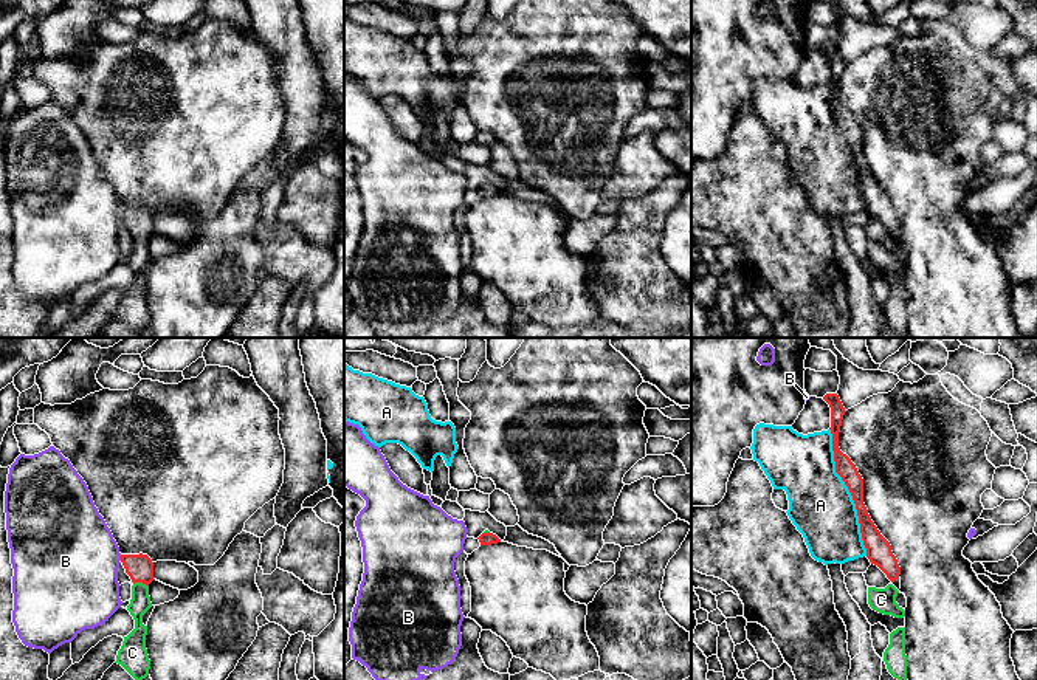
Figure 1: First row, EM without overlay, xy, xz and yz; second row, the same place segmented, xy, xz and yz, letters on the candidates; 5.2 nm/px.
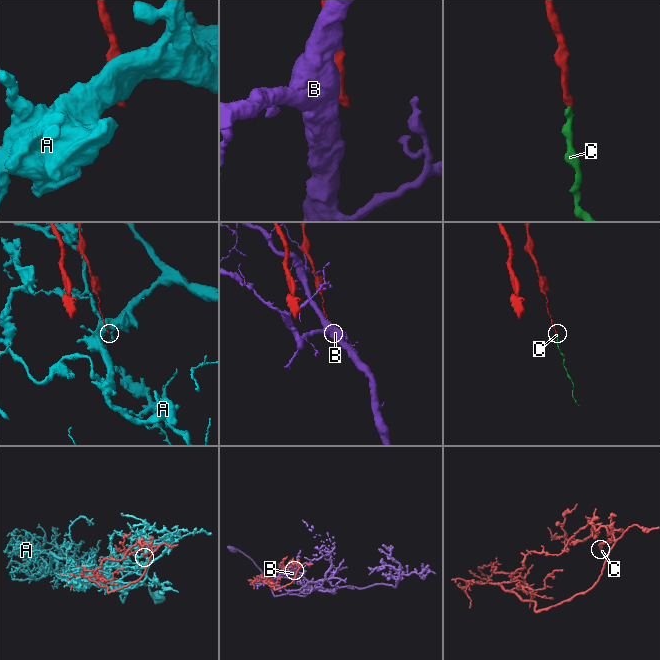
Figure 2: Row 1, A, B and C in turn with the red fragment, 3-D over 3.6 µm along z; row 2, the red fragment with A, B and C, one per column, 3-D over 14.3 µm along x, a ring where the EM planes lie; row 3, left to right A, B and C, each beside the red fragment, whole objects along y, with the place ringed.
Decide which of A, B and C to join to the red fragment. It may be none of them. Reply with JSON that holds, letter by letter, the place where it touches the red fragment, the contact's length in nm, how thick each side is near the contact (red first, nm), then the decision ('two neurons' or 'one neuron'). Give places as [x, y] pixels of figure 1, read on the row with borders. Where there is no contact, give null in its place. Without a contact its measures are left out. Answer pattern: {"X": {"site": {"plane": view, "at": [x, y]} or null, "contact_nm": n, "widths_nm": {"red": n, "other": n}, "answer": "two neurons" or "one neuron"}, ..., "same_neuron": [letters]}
{"A": {"site": {"plane": "yz", "at": [850, 491]}, "contact_nm": 700, "widths_nm": {"red": 100, "other": 340}, "answer": "two neurons"}, "B": {"site": {"plane": "xy", "at": [121, 558]}, "contact_nm": 30, "widths_nm": {"red": 140, "other": 480}, "answer": "two neurons"}, "C": {"site": {"plane": "xy", "at": [141, 581]}, "contact_nm": 80, "widths_nm": {"red": 140, "other": 110}, "answer": "one neuron"}, "same_neuron": ["C"]}

